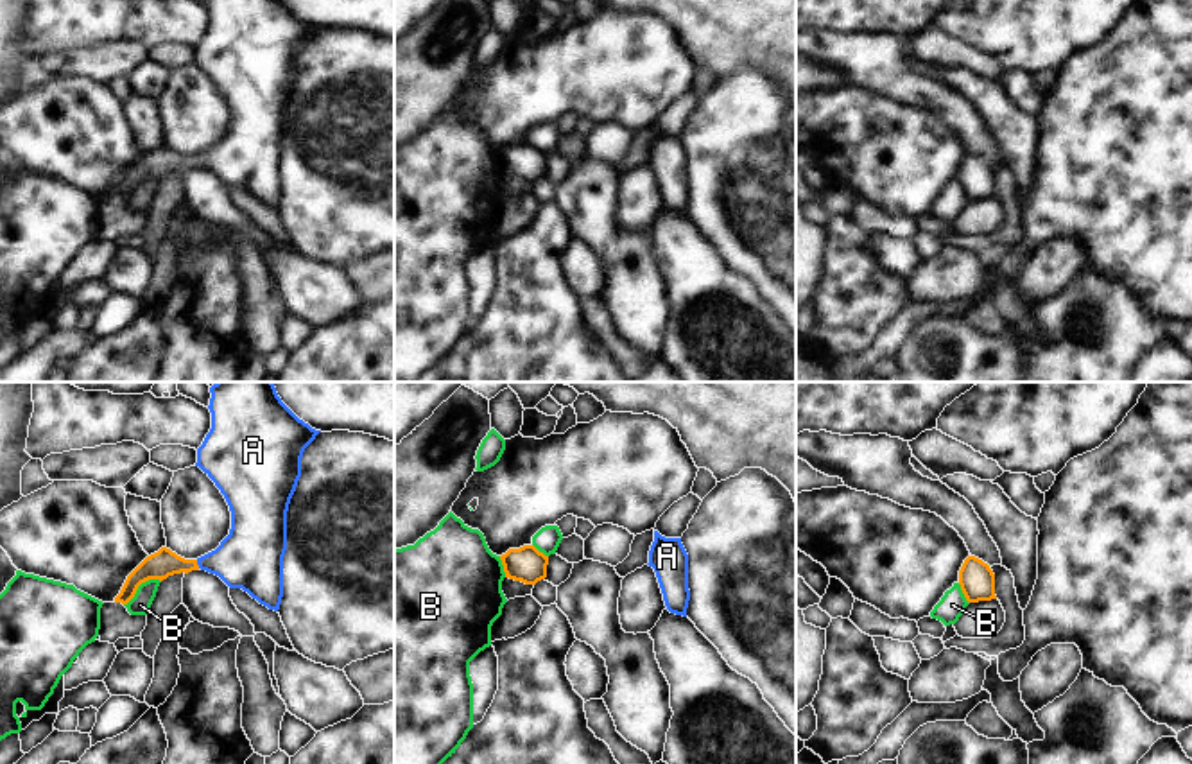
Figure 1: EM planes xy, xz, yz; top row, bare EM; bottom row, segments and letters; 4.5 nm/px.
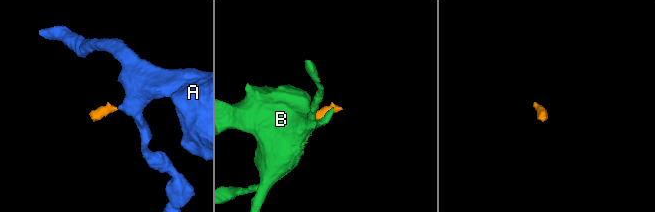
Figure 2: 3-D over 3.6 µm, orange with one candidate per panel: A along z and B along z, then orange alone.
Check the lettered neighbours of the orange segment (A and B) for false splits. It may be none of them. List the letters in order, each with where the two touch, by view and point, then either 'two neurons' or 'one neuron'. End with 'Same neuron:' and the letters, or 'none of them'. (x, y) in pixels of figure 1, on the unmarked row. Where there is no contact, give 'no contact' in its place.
A: xy (196, 162) | one neuron
B: xy (140, 182) | two neurons
Same neuron: A

